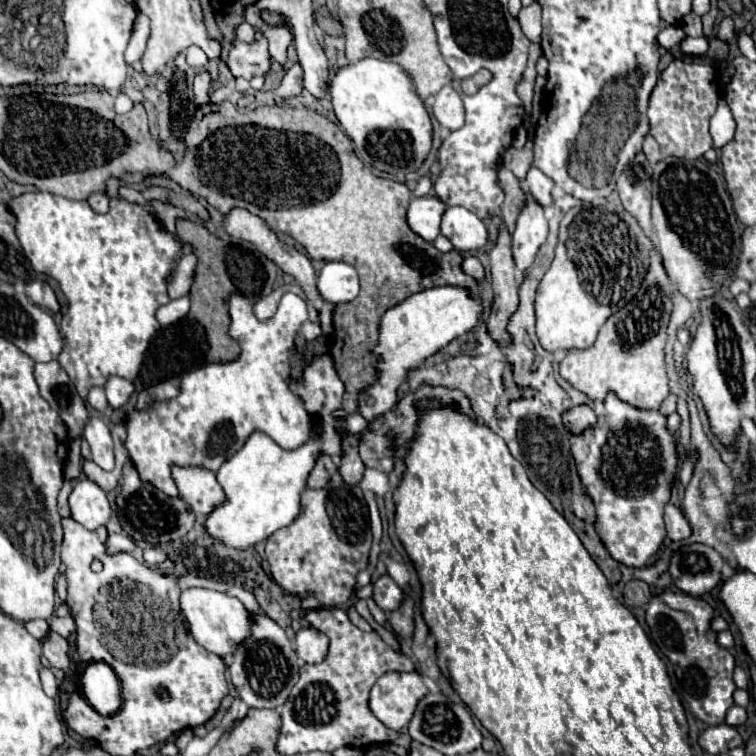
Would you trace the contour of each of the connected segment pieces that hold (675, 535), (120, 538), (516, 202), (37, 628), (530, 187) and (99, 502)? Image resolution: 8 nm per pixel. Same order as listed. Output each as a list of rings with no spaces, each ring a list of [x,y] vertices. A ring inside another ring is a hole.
[[[671,503],[665,507],[665,525],[667,525],[667,535],[673,541],[681,541],[691,535],[691,527],[689,527],[687,519],[683,517],[681,509],[677,509]]]
[[[111,533],[109,535],[109,541],[107,541],[107,547],[109,547],[109,553],[117,553],[117,551],[127,551],[131,553],[135,549],[135,543],[129,535],[117,535],[117,533]]]
[[[501,171],[499,173],[499,181],[501,181],[501,187],[505,191],[505,201],[503,201],[503,207],[501,207],[501,217],[503,217],[503,223],[505,223],[507,231],[513,233],[515,221],[519,217],[519,211],[523,209],[523,205],[527,201],[527,193],[523,191],[521,181],[511,171]]]
[[[37,619],[37,621],[25,623],[25,629],[27,629],[35,639],[41,639],[41,637],[45,637],[45,633],[49,631],[49,623],[47,623],[45,619]]]
[[[531,167],[529,173],[527,173],[527,177],[525,177],[525,187],[527,187],[527,191],[533,195],[533,199],[541,207],[549,207],[551,205],[553,181],[549,181],[549,177],[545,177],[545,173],[541,173],[539,169]]]
[[[81,479],[75,483],[69,495],[71,519],[81,523],[85,529],[93,531],[105,525],[111,517],[111,505],[105,491],[101,491],[93,481]]]

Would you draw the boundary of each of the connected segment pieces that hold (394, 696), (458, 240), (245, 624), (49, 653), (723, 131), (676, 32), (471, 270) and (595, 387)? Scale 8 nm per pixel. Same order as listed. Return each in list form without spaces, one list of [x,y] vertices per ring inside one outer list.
[[[385,673],[371,689],[371,711],[387,727],[401,731],[413,717],[417,703],[429,693],[423,677],[411,673]]]
[[[465,207],[445,209],[441,235],[445,235],[457,251],[475,251],[487,243],[485,223]]]
[[[191,587],[181,593],[181,611],[191,627],[195,641],[219,657],[233,655],[241,647],[241,643],[251,637],[251,613],[237,597],[213,589]]]
[[[49,633],[43,643],[43,655],[49,659],[51,667],[57,667],[61,671],[69,669],[69,643],[59,633]]]
[[[721,99],[715,115],[711,117],[711,127],[709,127],[711,139],[713,139],[713,149],[721,149],[725,143],[729,143],[735,135],[735,121],[733,115],[727,107],[727,103]]]
[[[669,25],[669,27],[665,27],[665,29],[659,33],[657,39],[659,39],[659,45],[661,45],[661,47],[673,49],[675,45],[679,45],[679,43],[683,41],[683,37],[685,37],[685,33],[683,33],[681,27],[677,29],[677,27],[671,27],[671,25]]]
[[[471,255],[465,257],[465,273],[473,275],[477,281],[483,281],[483,275],[485,275],[481,261],[477,257],[471,257]]]
[[[653,249],[651,251],[651,265],[649,271],[641,283],[641,289],[637,291],[637,295],[617,313],[613,313],[605,325],[599,331],[597,341],[587,347],[587,349],[571,349],[567,353],[567,357],[561,361],[561,375],[563,379],[567,379],[569,383],[573,383],[579,391],[583,391],[589,399],[605,399],[605,393],[609,389],[613,389],[617,393],[617,397],[621,397],[623,401],[629,401],[631,405],[637,405],[641,409],[657,409],[663,399],[671,393],[669,391],[669,379],[667,379],[667,367],[665,367],[665,341],[667,341],[667,323],[673,311],[673,303],[671,303],[671,283],[667,279],[667,273],[663,269],[661,263],[661,255]]]

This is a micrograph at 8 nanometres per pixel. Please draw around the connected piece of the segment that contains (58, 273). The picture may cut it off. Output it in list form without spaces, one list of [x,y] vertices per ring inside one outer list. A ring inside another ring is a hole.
[[[109,179],[111,211],[105,215],[95,213],[87,201],[71,201],[51,193],[35,191],[23,193],[9,203],[17,217],[17,237],[37,273],[53,277],[69,301],[69,311],[61,321],[65,349],[59,355],[59,365],[75,383],[79,395],[85,399],[89,385],[105,385],[109,373],[125,379],[135,379],[141,369],[151,337],[161,327],[155,313],[169,301],[165,277],[181,257],[181,243],[161,229],[151,205],[135,205],[117,195],[117,179]]]

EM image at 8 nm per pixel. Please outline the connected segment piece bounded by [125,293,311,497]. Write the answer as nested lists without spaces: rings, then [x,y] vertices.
[[[234,293],[229,298],[229,316],[229,335],[241,347],[239,359],[185,373],[179,385],[181,393],[175,399],[153,403],[143,411],[135,409],[127,417],[125,447],[141,481],[155,485],[169,497],[179,497],[179,489],[171,479],[173,465],[195,465],[215,473],[253,431],[267,433],[283,449],[297,449],[309,439],[309,413],[305,413],[301,399],[291,393],[287,383],[291,375],[289,351],[301,323],[307,321],[305,301],[295,293],[285,293],[275,317],[259,321],[251,301]]]

